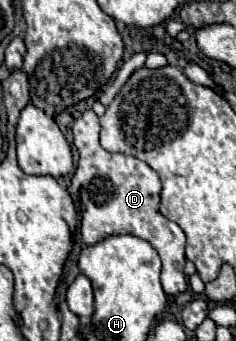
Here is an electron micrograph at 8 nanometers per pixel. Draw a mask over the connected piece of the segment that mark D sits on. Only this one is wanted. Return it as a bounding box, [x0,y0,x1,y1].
[71,109,187,295]

